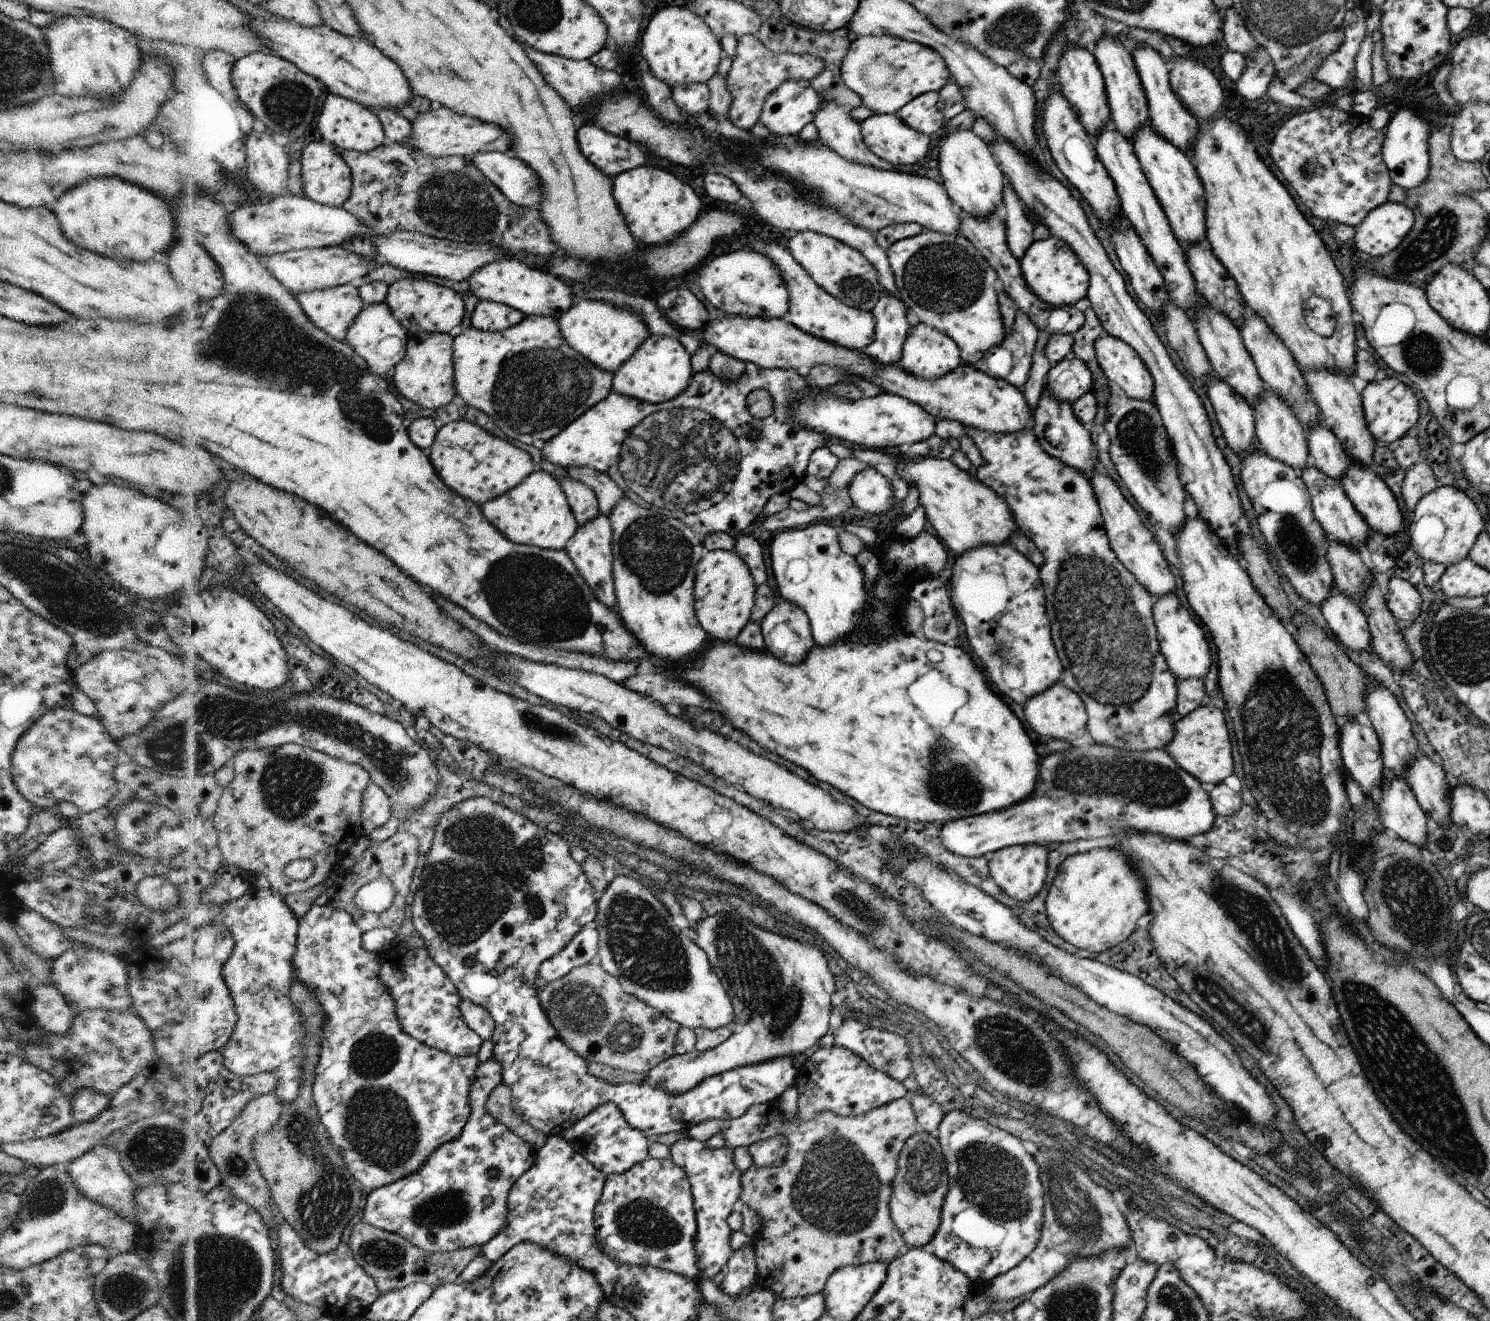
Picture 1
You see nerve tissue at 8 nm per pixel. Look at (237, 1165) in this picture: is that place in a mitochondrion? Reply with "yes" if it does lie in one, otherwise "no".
yes

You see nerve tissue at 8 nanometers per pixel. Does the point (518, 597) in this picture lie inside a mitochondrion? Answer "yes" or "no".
yes

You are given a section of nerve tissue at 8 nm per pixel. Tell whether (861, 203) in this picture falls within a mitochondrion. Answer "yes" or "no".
yes

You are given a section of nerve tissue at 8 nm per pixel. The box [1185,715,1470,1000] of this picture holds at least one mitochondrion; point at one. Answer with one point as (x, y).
(1251, 919)

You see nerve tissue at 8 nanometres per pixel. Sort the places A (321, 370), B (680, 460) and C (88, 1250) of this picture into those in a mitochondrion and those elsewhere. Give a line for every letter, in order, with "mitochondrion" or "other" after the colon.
A: mitochondrion
B: mitochondrion
C: other

